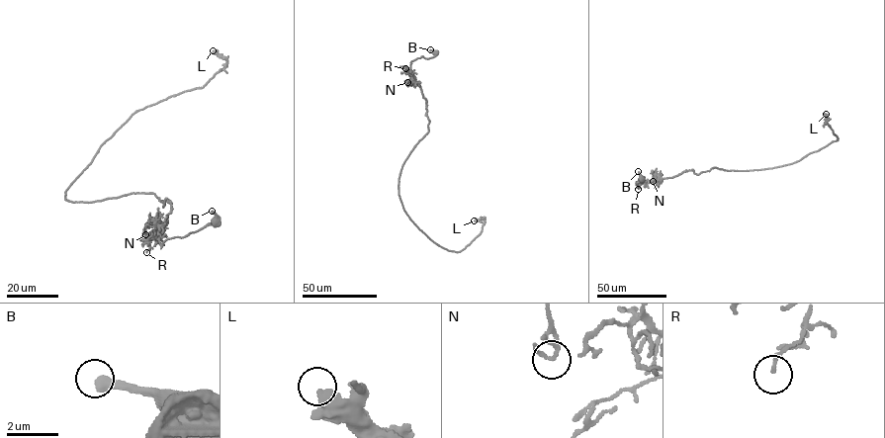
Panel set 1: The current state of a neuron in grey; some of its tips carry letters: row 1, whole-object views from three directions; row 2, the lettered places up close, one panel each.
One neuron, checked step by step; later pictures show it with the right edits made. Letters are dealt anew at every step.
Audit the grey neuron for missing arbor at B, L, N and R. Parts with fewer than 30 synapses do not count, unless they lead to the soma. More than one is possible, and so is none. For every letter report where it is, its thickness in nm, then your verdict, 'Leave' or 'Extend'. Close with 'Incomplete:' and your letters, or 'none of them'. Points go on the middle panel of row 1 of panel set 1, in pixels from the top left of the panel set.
B: Place: (430, 49). Thickness 440 nm. Leave
L: Place: (474, 220). Thickness 360 nm. Leave
N: Place: (407, 82). Thickness 110 nm. Leave
R: Place: (405, 68). Thickness 120 nm. Leave
Incomplete: none of them

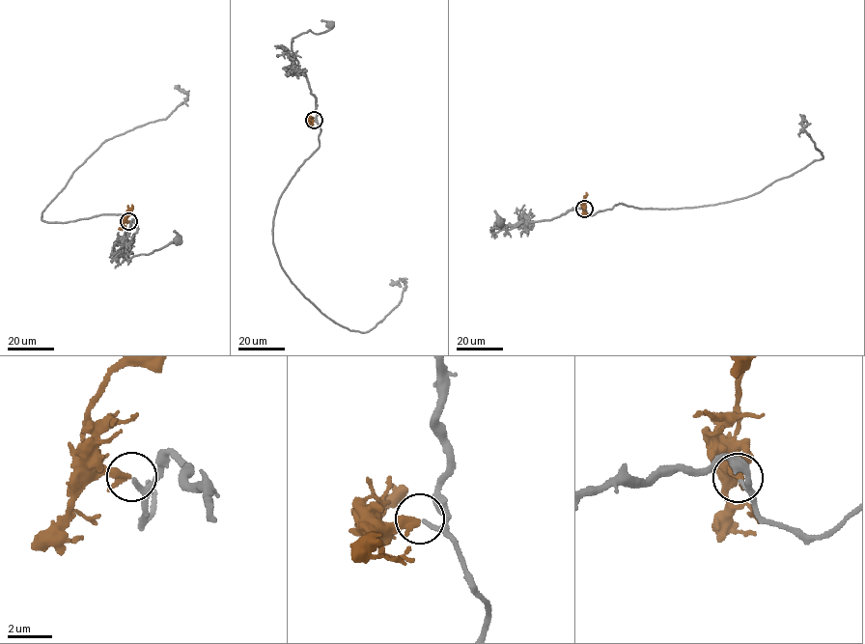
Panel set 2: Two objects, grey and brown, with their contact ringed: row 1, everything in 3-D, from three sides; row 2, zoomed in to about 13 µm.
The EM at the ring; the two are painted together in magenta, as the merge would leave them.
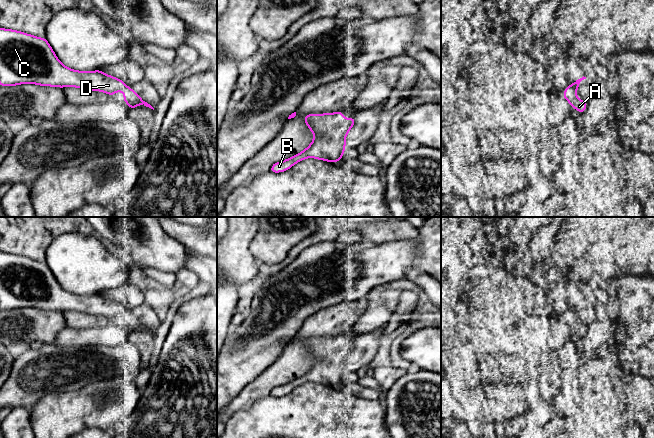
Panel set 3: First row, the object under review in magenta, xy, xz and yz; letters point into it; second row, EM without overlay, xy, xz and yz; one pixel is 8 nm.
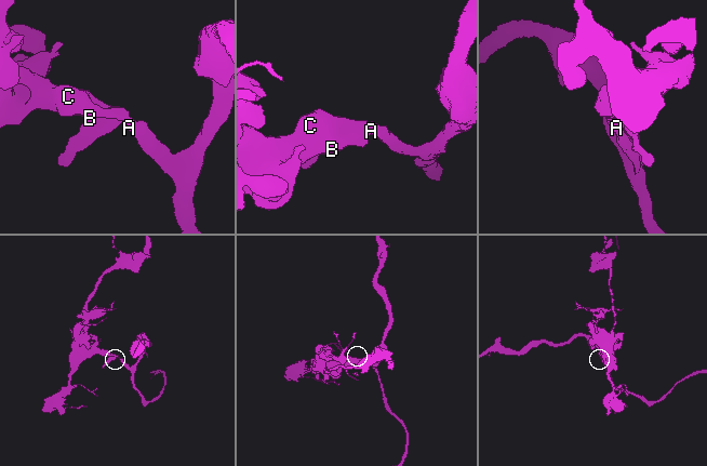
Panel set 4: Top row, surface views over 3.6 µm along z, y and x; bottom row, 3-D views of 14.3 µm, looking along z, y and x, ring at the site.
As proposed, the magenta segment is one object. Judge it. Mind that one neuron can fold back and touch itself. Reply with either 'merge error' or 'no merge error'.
no merge error

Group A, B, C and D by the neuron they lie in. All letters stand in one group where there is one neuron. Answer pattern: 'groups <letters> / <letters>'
groups A B C D

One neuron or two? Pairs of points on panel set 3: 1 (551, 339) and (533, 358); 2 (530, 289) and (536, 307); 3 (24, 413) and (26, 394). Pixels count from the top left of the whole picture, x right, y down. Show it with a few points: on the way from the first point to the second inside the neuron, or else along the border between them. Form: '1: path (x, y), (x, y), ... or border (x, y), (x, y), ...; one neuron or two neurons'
1: border (565, 343), (556, 349), (540, 350), (525, 348); two neurons
2: path (531, 293), (534, 297), (534, 303); one neuron
3: border (29, 408), (14, 407), (12, 409); two neurons

